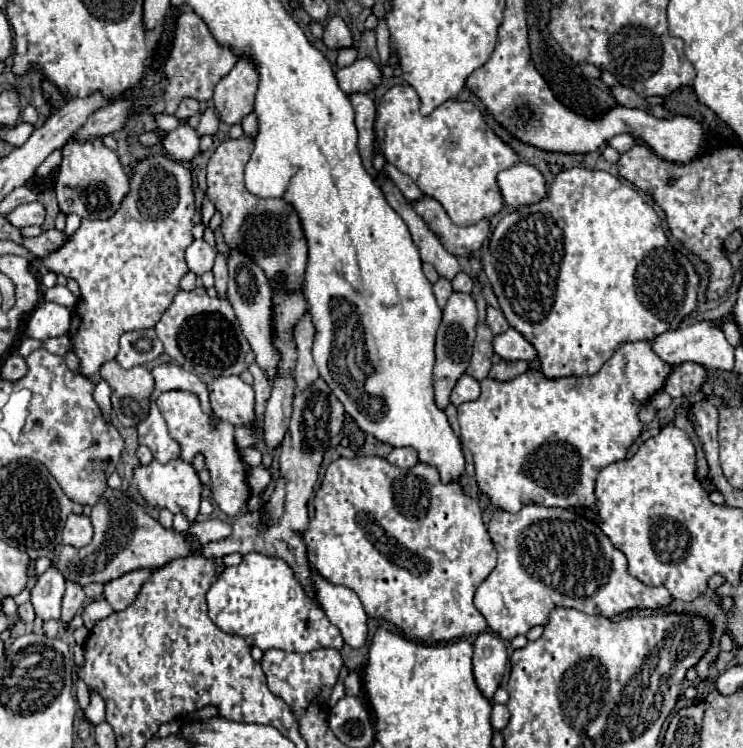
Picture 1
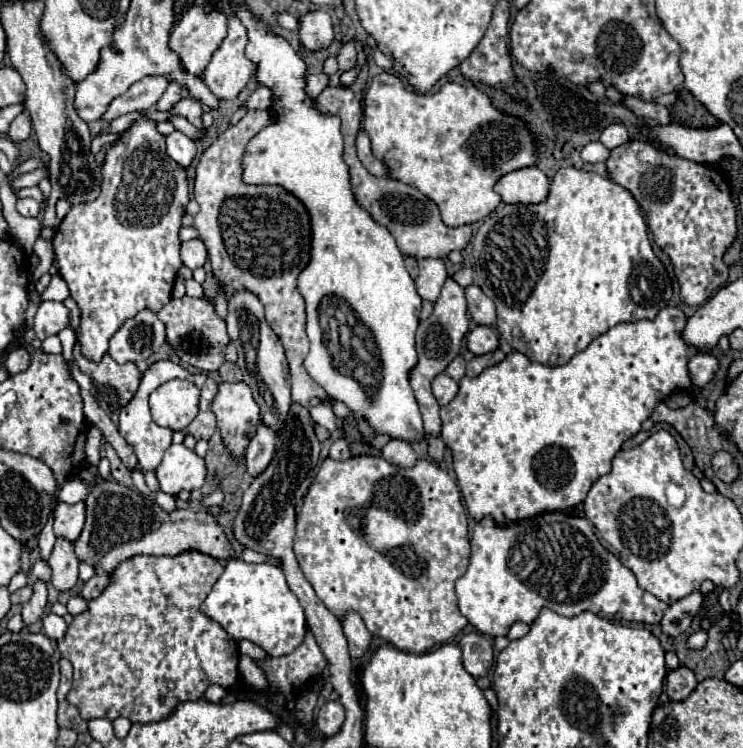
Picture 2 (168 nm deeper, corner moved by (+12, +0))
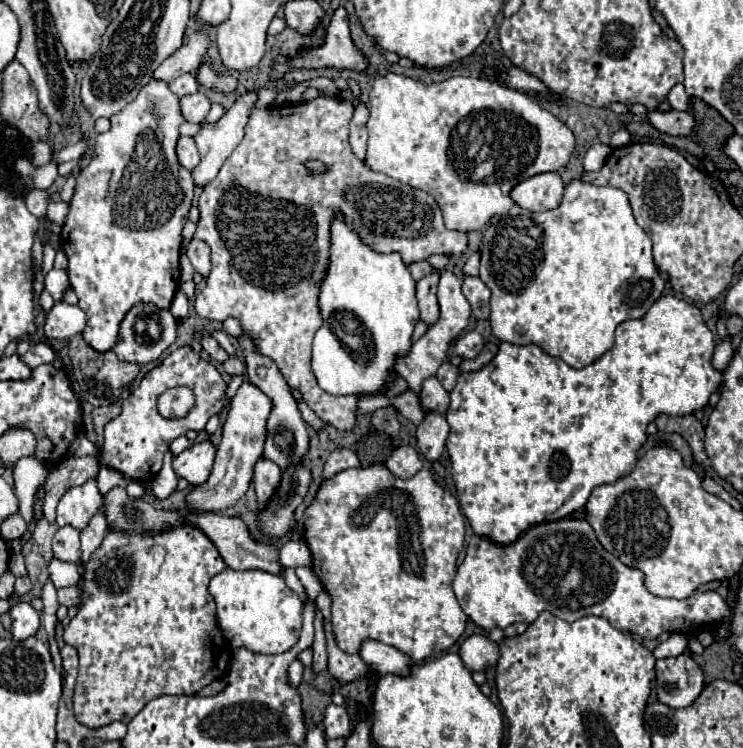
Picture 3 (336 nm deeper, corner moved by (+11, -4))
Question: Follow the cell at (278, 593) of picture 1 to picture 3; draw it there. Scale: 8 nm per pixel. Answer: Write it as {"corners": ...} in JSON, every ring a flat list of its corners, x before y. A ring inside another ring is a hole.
{"corners":[[231,570,217,574,209,592,217,604,217,618,225,640,233,648,249,648,257,654,283,654,299,642,303,602,291,592,279,574,263,570]]}

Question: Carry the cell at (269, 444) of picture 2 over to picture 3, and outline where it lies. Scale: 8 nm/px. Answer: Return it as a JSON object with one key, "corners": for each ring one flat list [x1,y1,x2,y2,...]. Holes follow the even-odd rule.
{"corners":[[261,456,253,468,253,486,259,504,265,504,265,500,269,500,269,492,277,488,279,478,281,478,281,468,275,462]]}

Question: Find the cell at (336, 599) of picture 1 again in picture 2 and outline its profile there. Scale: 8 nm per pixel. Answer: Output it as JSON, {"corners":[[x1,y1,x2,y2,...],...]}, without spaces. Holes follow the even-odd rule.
{"corners":[[350,612,344,620,342,620,342,628,344,634,348,638,348,646,350,646,350,656,352,658,360,658,370,650,372,644,372,634,368,632,368,628,364,626,362,618,356,612]]}

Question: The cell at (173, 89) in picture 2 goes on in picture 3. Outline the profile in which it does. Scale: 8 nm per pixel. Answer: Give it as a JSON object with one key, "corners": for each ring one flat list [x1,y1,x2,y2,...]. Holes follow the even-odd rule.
{"corners":[[185,74,185,76,179,76,177,80,173,80,169,84,171,92,177,96,177,98,183,98,187,94,195,94,197,92,197,80,193,74]]}

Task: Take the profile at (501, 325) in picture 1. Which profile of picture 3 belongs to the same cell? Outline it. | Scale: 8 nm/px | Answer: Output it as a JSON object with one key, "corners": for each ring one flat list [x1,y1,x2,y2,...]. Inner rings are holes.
{"corners":[[463,278,463,294,471,304,471,314,477,320,489,320,489,288,479,278]]}

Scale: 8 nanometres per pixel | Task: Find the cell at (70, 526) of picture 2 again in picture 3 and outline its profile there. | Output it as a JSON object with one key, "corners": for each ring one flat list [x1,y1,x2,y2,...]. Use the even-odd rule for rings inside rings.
{"corners":[[89,480,83,486,71,488,59,500,57,506,57,526,73,526,75,530,83,530,89,520,101,510,101,492,97,488,97,480]]}

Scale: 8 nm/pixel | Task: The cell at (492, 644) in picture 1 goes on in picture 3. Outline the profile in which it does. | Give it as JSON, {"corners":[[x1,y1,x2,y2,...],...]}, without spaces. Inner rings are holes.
{"corners":[[473,634,461,644,459,656,461,656,463,664,467,666,467,670,479,672,479,670,487,670,489,666,497,664,499,646,495,642,491,642,487,636]]}

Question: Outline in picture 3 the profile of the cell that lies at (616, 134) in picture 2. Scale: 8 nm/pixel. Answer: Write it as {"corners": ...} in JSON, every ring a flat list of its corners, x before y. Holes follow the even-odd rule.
{"corners":[[617,130,611,136,611,142,609,142,611,148,621,148,621,146,627,146,627,144,631,144,631,134,627,130]]}

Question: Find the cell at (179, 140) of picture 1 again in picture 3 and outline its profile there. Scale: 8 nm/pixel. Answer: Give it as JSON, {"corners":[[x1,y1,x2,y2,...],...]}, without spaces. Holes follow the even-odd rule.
{"corners":[[179,138,177,158,179,158,179,164,185,166,187,170,193,170,199,164,201,158,199,158,199,152,197,152,197,146,195,146,193,138]]}

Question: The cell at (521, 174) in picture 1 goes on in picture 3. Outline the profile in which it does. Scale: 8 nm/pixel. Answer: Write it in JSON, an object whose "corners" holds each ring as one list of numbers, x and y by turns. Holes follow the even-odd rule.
{"corners":[[547,172,519,182,509,196,513,198,515,204,519,204,529,212,543,212,557,208,557,204,561,202,563,186,565,184,555,172]]}

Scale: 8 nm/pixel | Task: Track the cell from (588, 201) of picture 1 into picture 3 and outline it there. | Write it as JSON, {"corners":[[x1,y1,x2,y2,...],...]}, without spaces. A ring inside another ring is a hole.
{"corners":[[575,178,575,180,571,180,565,186,561,204,555,210,533,212,533,214,527,212,527,216,523,216,523,208,515,204,507,214,491,218,491,222,487,224,487,230,485,230,483,238,481,238,481,270,479,270,479,278,491,290,491,316,489,316,489,322,491,322,493,334,501,342,509,342,509,344,517,344,517,346,537,344,545,354,561,358,571,368,585,368,591,362,595,362,601,354,605,354,613,346,613,332,615,332,615,328,621,322,625,322,625,320,643,318,645,312,663,296,663,290,665,290,665,282,659,276,659,270,657,270,657,266,653,262,651,238,635,222,633,212,631,212,631,204,629,204,629,196,623,190,619,190,619,188,595,186,595,184,589,184,589,182,581,180,581,178]]}

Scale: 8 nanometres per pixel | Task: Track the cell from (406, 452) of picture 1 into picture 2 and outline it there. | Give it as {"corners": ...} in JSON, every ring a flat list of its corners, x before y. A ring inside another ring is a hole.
{"corners":[[390,440,384,448,382,448,382,458,388,460,390,464,396,466,404,466,404,468,412,468,412,464,418,462,412,444,406,440]]}

